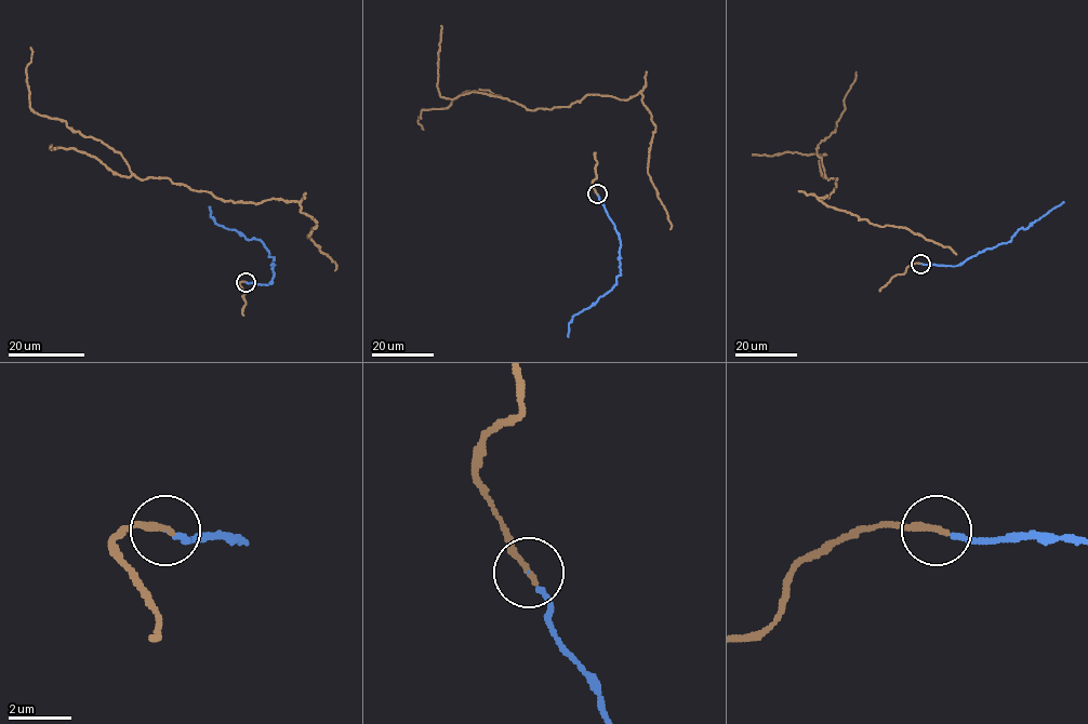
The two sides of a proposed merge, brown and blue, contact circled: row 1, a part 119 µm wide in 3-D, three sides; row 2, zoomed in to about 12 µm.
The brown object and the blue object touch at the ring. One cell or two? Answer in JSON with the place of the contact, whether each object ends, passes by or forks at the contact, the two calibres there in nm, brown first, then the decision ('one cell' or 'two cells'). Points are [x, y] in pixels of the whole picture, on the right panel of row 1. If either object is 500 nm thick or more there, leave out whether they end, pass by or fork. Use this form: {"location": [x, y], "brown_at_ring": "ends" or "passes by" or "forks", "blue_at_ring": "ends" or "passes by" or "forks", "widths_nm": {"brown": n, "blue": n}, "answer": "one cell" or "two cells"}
{"location": [920, 264], "brown_at_ring": "ends", "blue_at_ring": "ends", "widths_nm": {"brown": 200, "blue": 100}, "answer": "one cell"}

